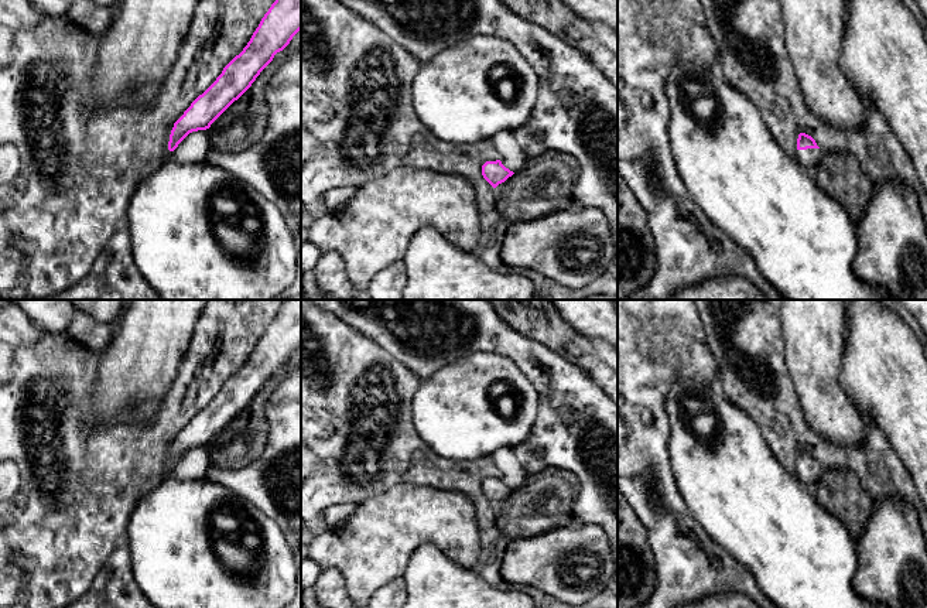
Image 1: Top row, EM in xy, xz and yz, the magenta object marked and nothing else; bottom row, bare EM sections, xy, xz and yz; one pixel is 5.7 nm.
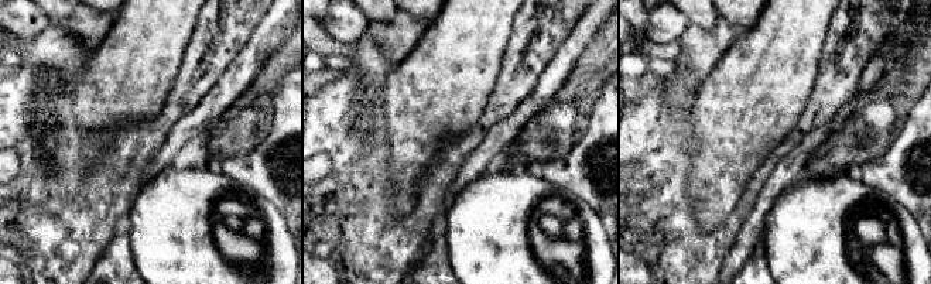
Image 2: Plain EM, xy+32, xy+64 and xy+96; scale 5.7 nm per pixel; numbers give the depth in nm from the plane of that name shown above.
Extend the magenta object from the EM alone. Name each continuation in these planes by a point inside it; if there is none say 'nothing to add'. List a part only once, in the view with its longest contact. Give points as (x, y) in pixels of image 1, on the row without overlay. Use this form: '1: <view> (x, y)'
1: yz (809, 475)

